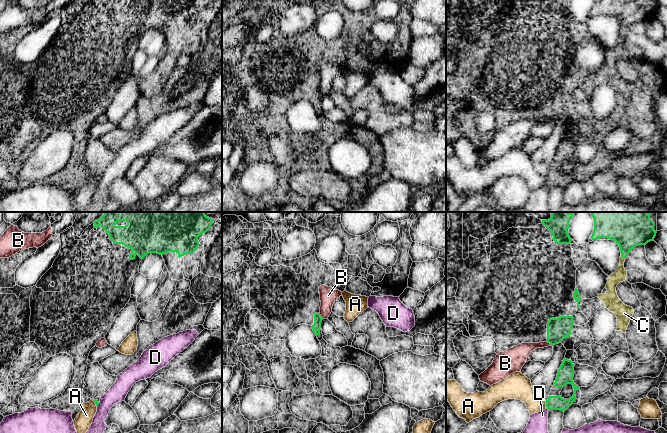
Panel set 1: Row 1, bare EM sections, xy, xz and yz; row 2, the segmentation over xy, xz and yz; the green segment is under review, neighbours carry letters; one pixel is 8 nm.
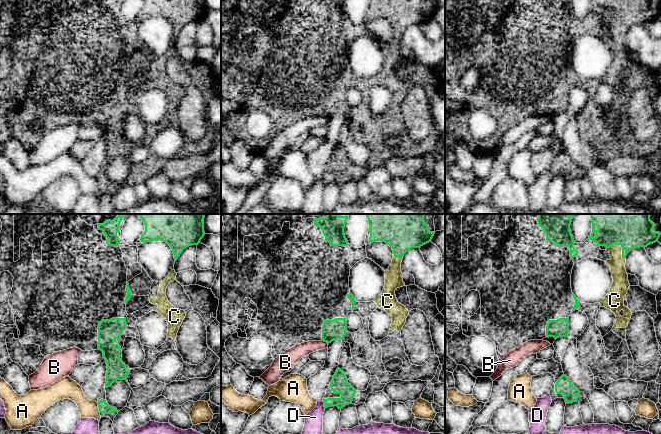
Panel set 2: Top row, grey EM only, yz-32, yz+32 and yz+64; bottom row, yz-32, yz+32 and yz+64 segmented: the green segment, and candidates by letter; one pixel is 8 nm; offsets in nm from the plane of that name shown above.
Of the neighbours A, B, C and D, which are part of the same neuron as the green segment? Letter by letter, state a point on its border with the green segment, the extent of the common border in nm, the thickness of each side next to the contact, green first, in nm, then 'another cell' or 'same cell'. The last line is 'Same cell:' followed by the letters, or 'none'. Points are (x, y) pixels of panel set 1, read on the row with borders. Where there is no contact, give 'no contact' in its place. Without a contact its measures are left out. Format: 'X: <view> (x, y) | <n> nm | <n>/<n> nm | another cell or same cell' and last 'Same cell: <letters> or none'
A: yz (546, 403) | 60 nm | 120/190 nm | another cell
B: xz (320, 316) | 60 nm | 70/140 nm | another cell
C: yz (623, 257) | 50 nm | 320/100 nm | same cell
D: yz (547, 408) | 40 nm | 110/160 nm | another cell
Same cell: C

